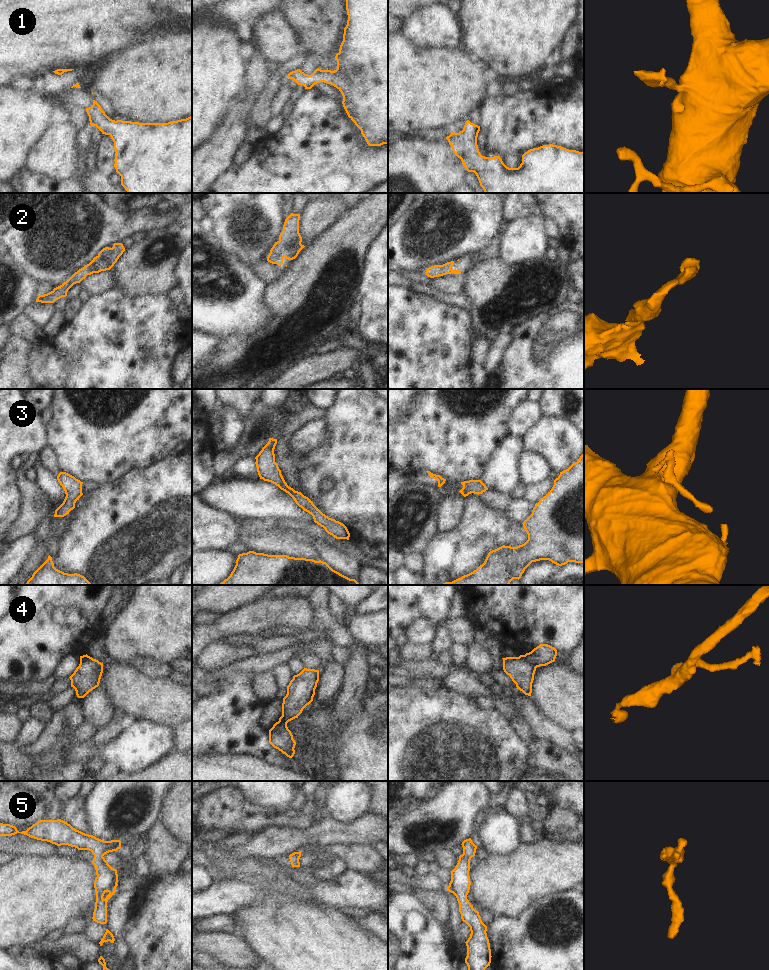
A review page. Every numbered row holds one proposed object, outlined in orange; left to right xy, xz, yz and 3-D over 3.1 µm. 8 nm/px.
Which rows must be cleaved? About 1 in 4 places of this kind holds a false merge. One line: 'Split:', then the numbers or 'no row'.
Split: 4

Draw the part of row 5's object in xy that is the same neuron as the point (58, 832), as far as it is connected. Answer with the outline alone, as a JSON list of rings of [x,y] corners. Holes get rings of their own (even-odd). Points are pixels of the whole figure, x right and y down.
[[[61,819],[40,820],[22,832],[19,832],[13,825],[0,823],[0,836],[12,836],[17,833],[37,840],[47,841],[57,846],[68,845],[78,850],[89,850],[92,852],[94,855],[92,864],[97,875],[94,881],[96,902],[92,919],[97,923],[106,924],[107,902],[116,892],[118,874],[117,870],[112,868],[103,856],[120,849],[121,841],[101,840],[93,835],[76,830]]]

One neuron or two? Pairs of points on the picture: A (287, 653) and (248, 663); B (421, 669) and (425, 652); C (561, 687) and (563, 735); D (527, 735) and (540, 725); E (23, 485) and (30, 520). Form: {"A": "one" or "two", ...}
{"A": "one", "B": "two", "C": "two", "D": "two", "E": "one"}

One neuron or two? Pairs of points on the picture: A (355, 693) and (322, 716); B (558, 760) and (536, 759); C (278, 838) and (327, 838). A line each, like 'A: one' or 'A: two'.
A: two
B: one
C: one

